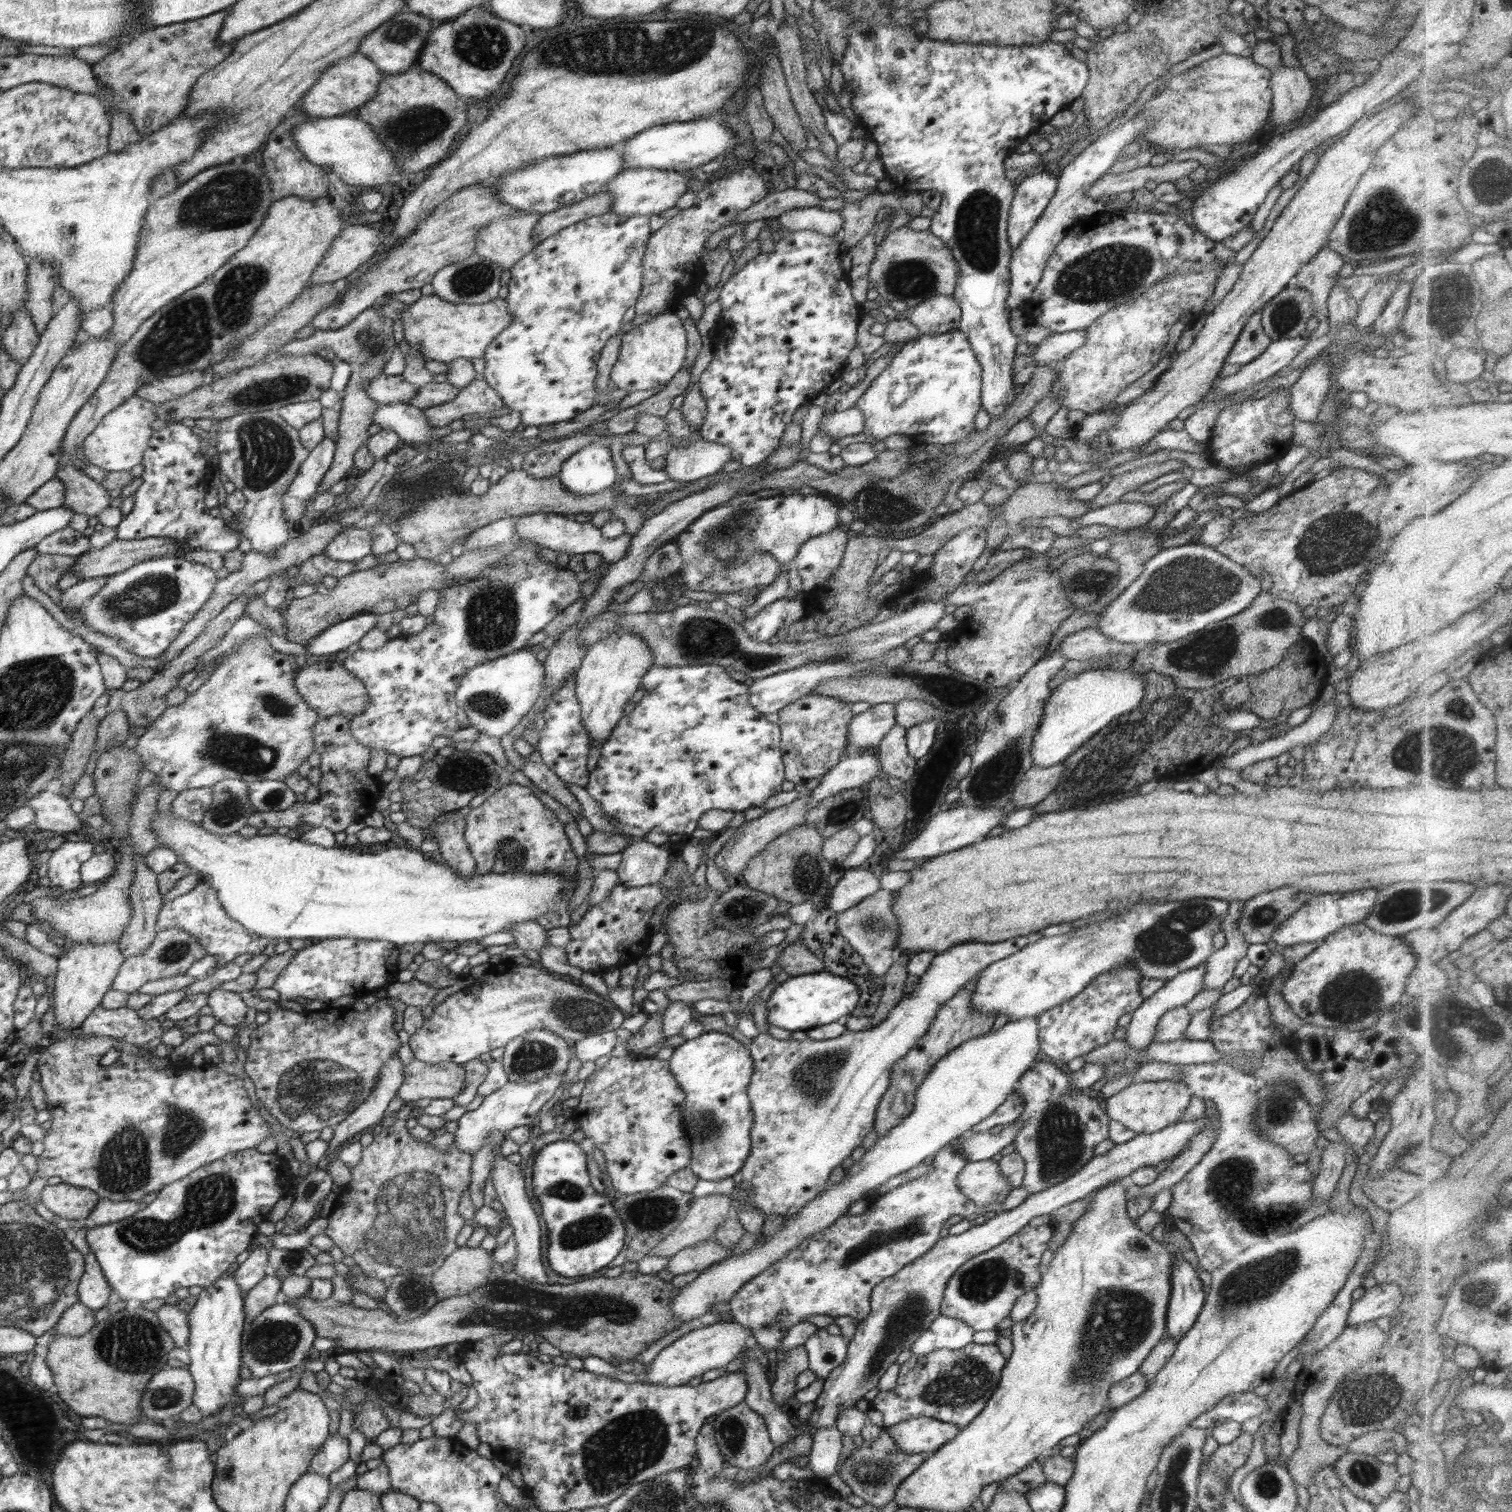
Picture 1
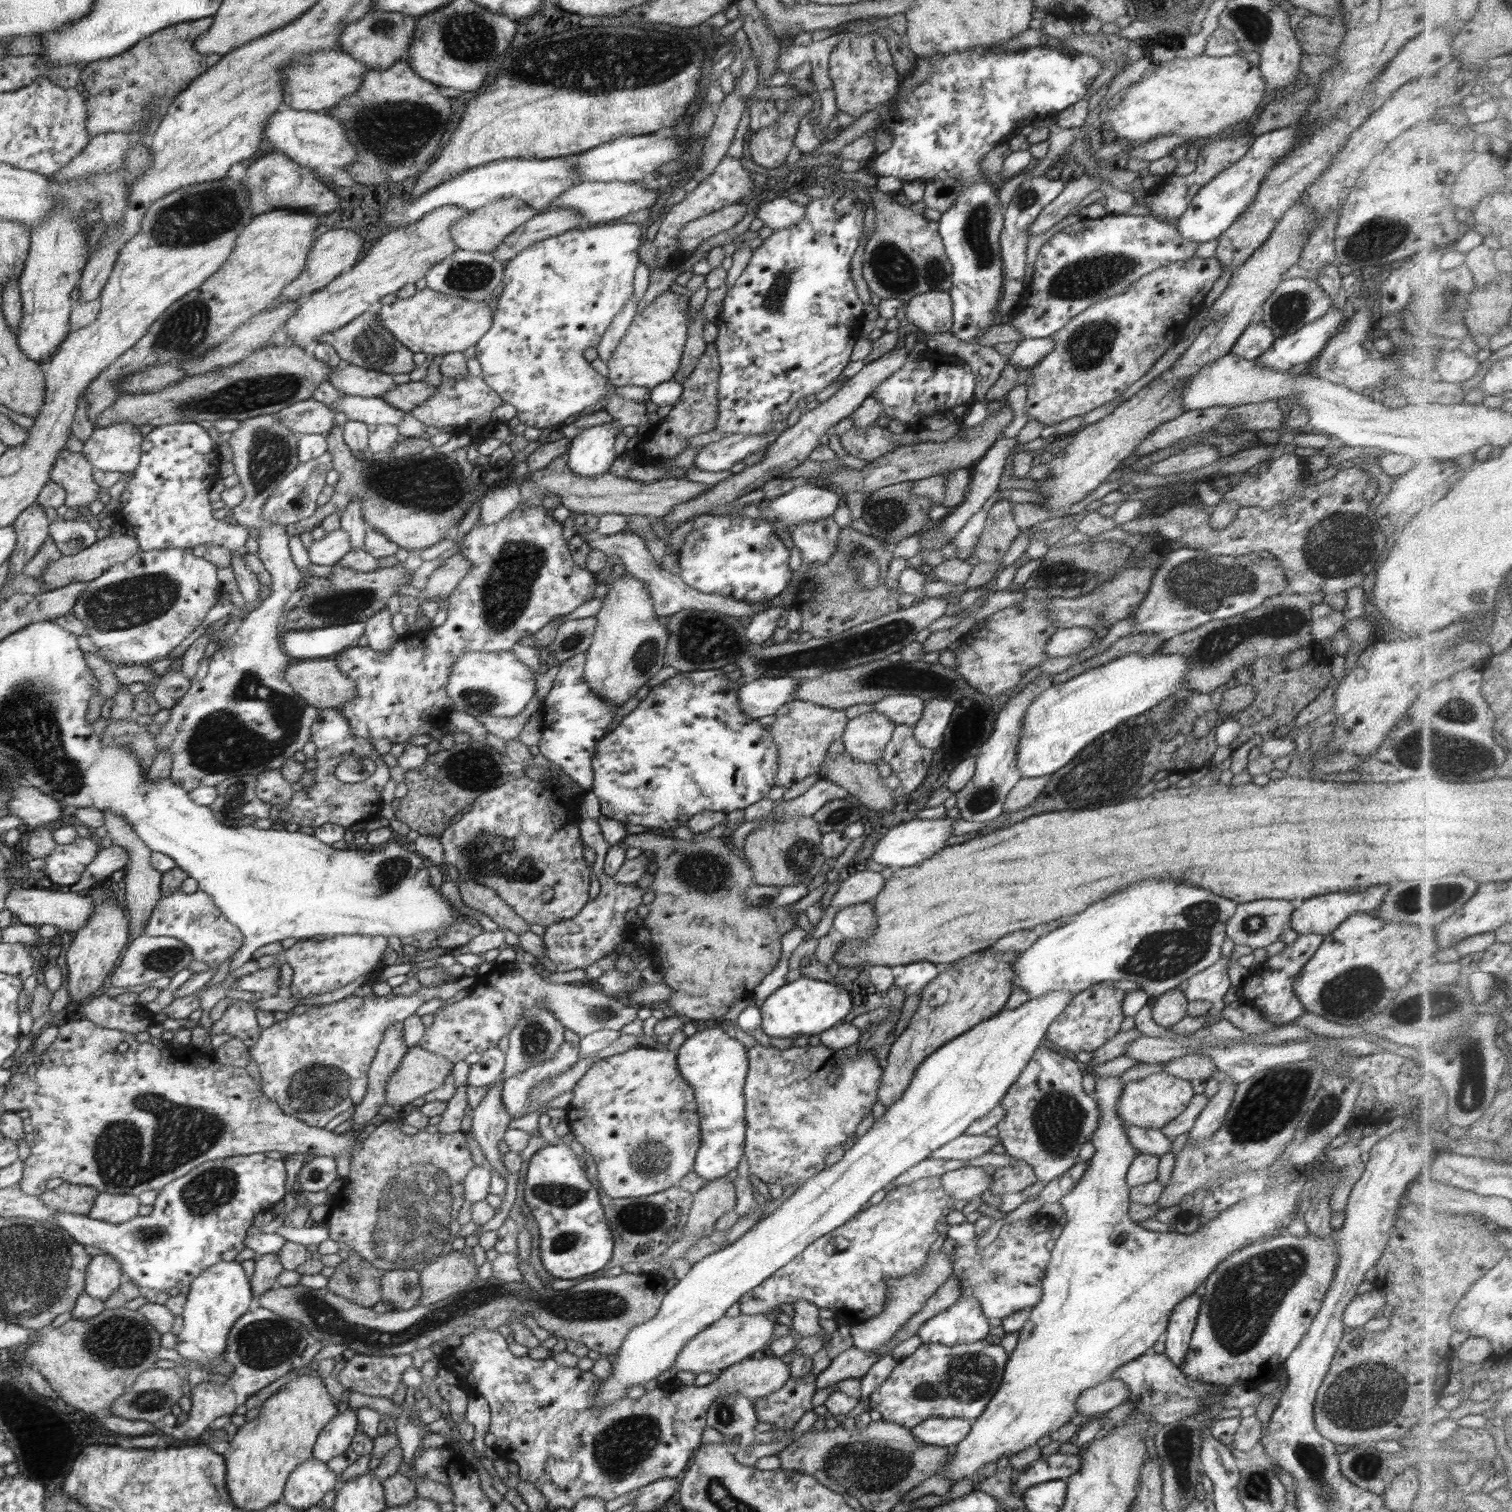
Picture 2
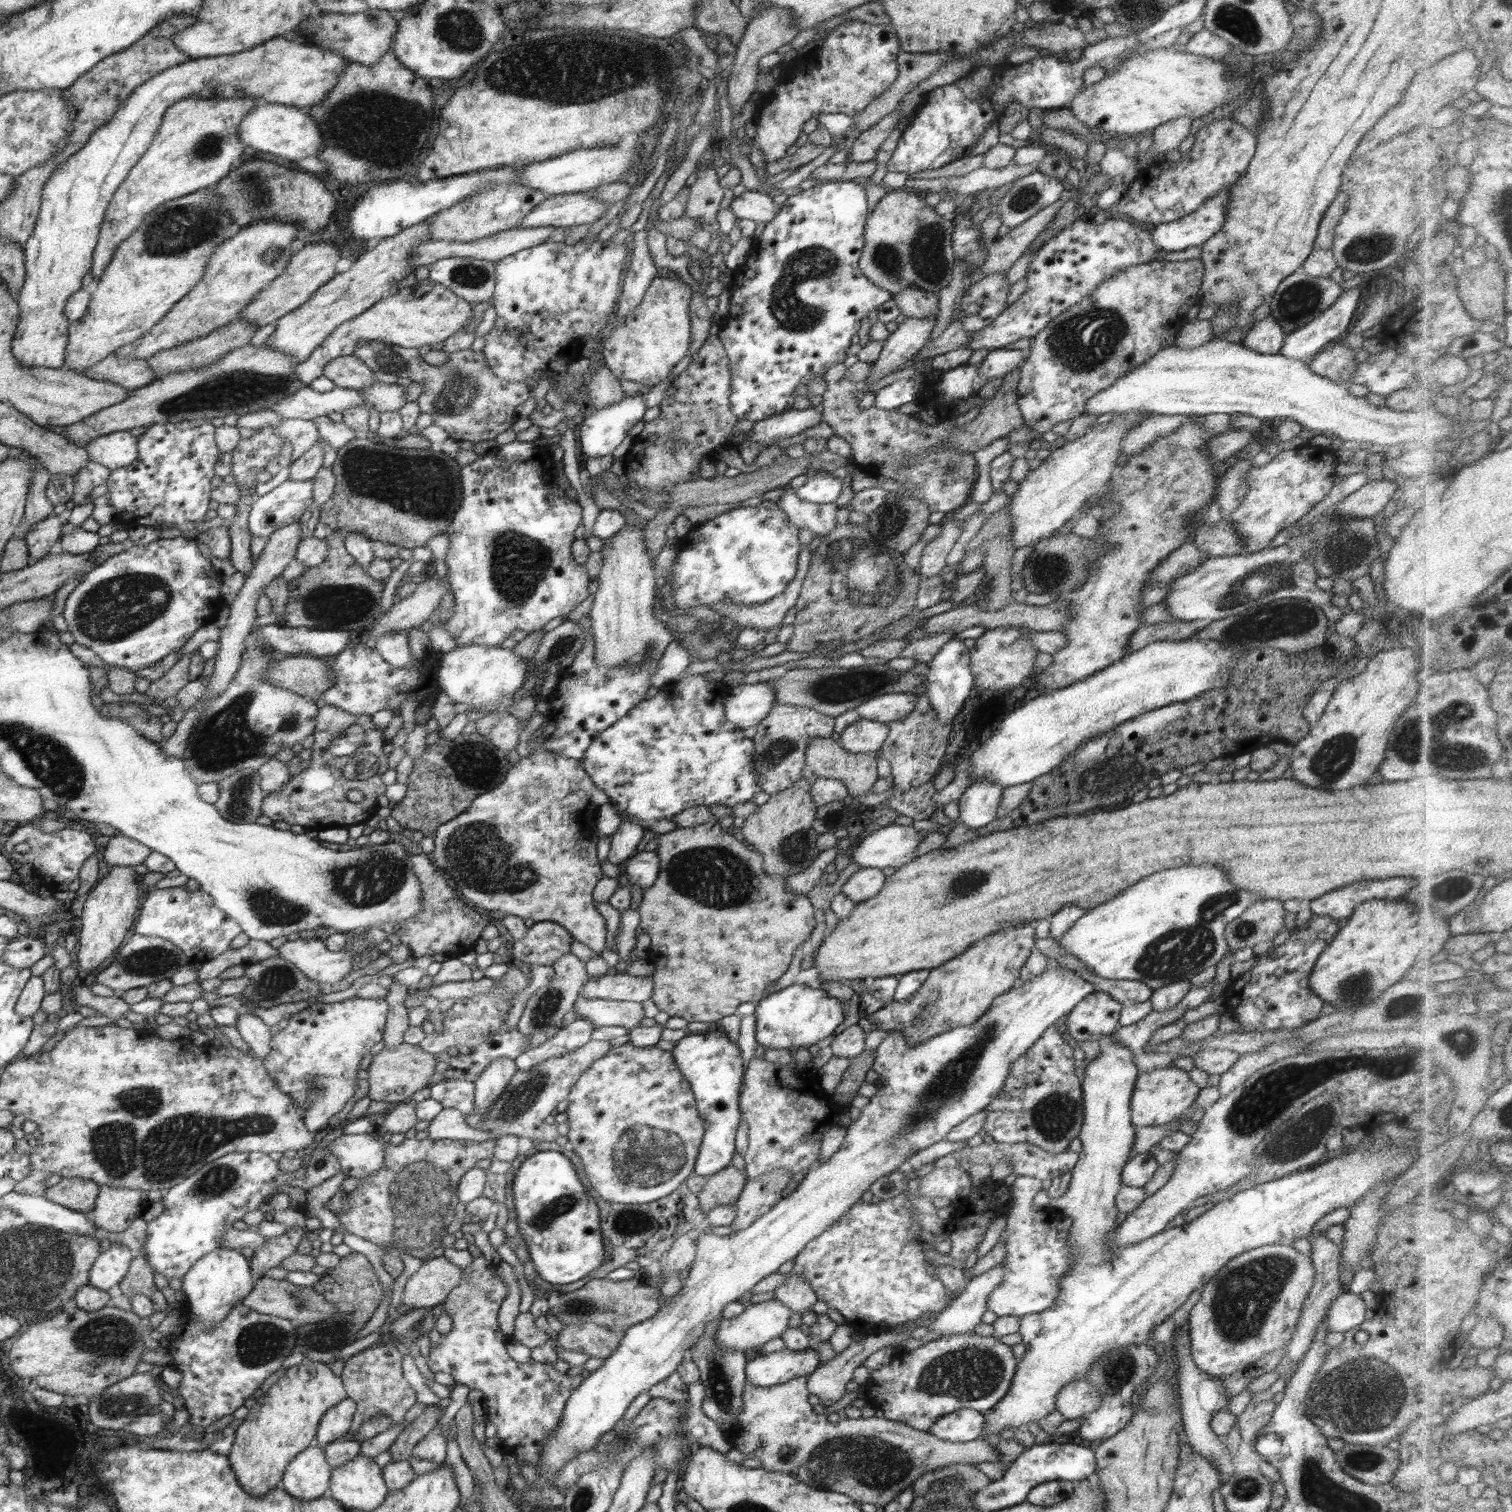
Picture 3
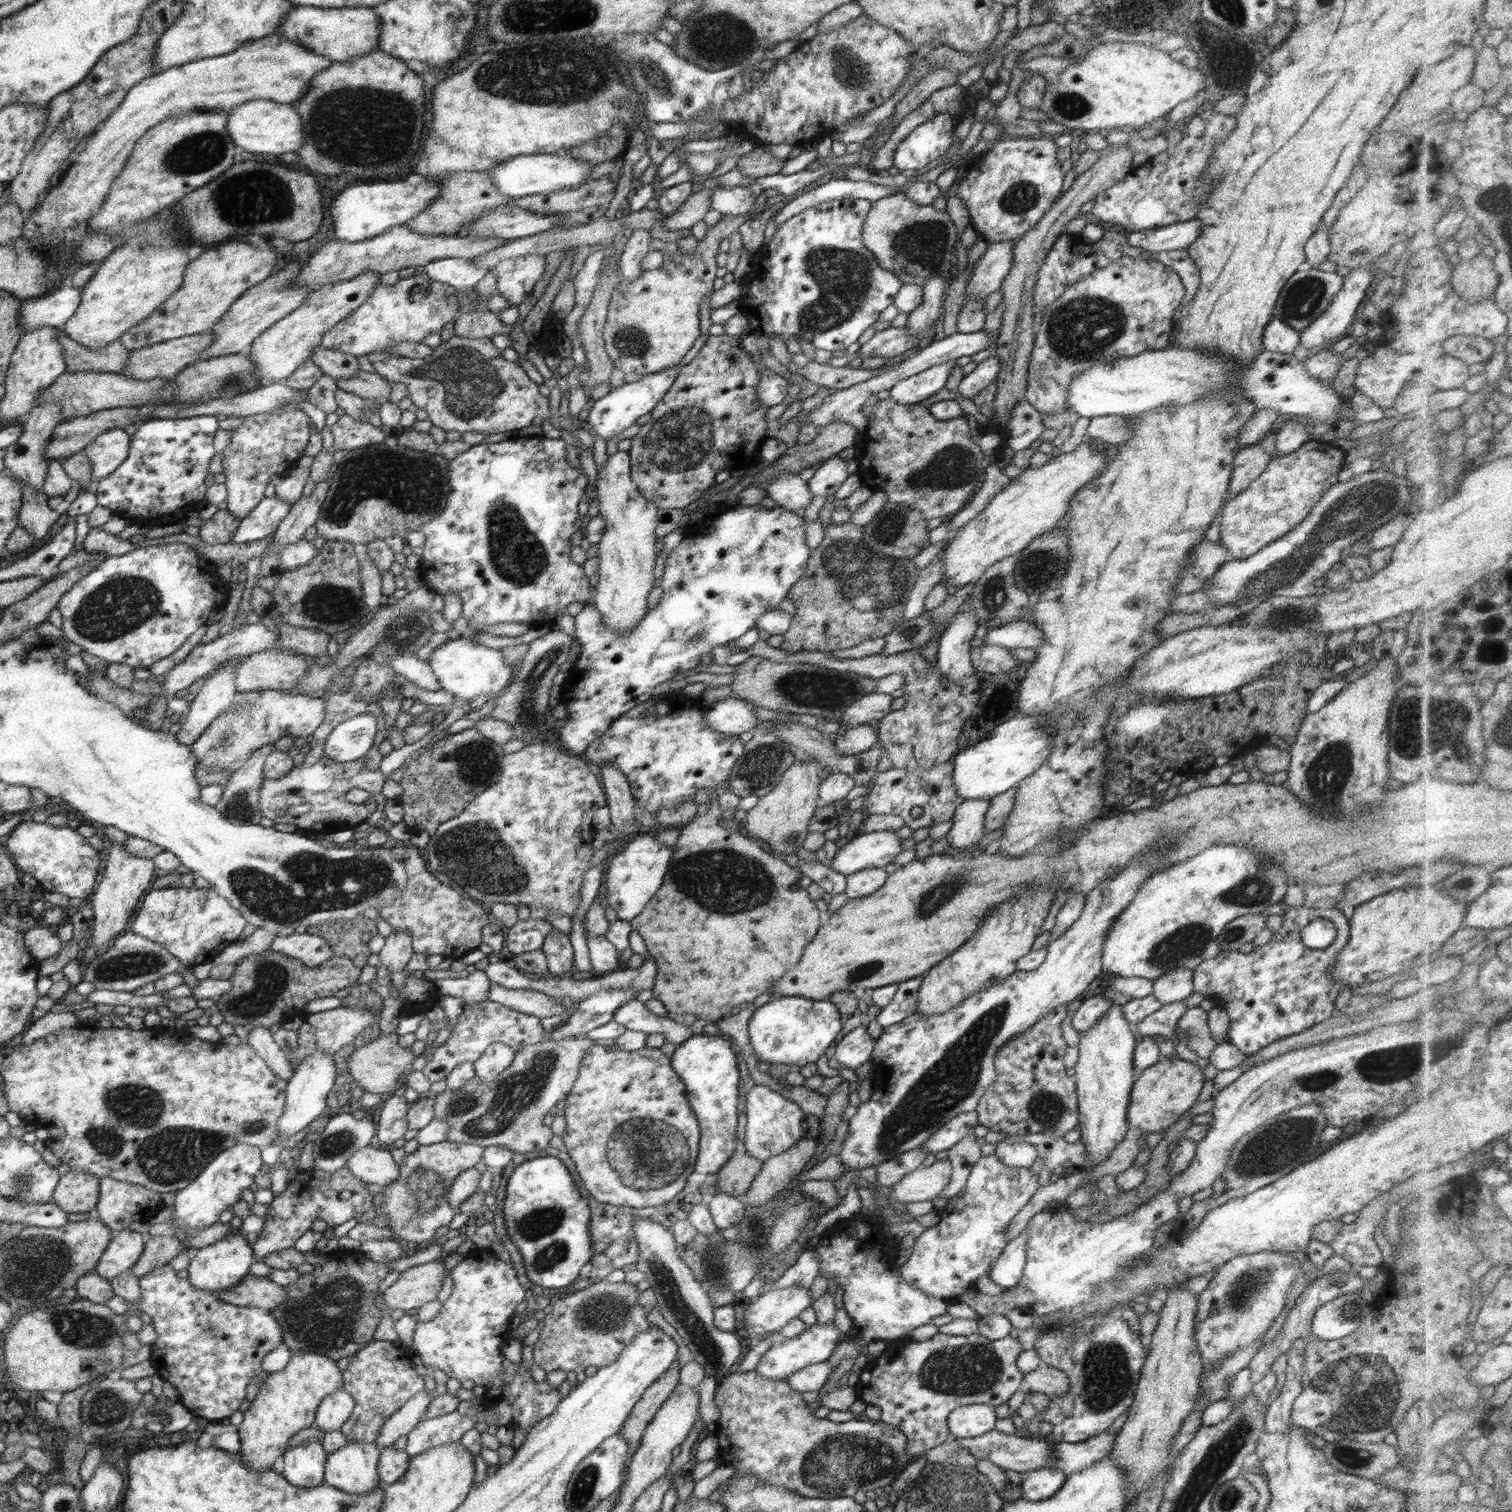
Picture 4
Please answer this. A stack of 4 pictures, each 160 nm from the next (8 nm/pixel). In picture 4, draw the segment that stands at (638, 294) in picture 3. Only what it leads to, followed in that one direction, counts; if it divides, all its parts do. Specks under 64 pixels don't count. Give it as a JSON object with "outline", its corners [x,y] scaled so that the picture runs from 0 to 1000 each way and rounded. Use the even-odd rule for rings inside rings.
{"outline":[[[425,151],[418,153],[418,155],[413,160],[413,165],[410,168],[409,181],[411,185],[418,187],[425,181],[425,171],[430,167],[431,159],[430,153]]]}

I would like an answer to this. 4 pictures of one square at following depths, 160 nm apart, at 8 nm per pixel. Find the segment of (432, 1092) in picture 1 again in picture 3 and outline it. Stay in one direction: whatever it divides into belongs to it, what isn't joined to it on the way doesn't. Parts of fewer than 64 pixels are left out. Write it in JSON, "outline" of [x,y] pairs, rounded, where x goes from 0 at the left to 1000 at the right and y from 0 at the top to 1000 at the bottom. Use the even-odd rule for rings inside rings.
{"outline":[[[266,689],[261,693],[253,693],[253,696],[248,696],[242,705],[241,712],[245,717],[243,725],[245,728],[251,729],[270,729],[275,721],[283,718],[287,710],[288,710],[288,700],[276,691]]]}

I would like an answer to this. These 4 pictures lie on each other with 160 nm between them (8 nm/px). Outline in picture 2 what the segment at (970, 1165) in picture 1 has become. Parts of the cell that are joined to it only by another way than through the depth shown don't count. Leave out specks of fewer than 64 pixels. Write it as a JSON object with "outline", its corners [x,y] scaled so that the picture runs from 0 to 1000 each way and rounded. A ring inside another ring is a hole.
{"outline":[[[646,771],[633,772],[622,779],[624,787],[636,796],[648,792],[652,787],[655,787],[657,780],[652,776],[652,772]]]}

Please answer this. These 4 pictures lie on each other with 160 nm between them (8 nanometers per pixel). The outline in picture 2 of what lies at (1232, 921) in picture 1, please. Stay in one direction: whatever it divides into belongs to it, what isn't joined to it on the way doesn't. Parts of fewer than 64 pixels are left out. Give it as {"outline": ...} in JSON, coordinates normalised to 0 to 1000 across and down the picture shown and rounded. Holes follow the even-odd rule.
{"outline":[[[807,634],[804,638],[785,648],[786,652],[783,654],[783,657],[786,662],[796,661],[802,663],[799,675],[796,679],[800,679],[808,673],[808,669],[811,665],[809,660],[816,651],[812,644],[812,635]]]}

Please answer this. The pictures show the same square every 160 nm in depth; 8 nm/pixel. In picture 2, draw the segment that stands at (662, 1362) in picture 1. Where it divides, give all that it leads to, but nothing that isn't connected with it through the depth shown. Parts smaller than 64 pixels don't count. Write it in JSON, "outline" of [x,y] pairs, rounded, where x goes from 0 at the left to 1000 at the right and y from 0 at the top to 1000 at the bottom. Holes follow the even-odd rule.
{"outline":[[[489,869],[487,871],[479,870],[451,891],[446,904],[448,906],[460,909],[478,907],[490,899],[496,898],[500,893],[505,892],[507,888],[511,885],[513,877],[512,872],[509,872],[507,869]]]}

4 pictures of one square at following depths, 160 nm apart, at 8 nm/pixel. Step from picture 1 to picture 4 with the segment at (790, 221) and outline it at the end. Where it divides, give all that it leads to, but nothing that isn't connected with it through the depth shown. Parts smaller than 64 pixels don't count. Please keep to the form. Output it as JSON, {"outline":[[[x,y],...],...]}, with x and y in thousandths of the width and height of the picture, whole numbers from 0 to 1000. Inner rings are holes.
{"outline":[[[473,124],[470,130],[470,138],[478,142],[491,143],[495,141],[500,135],[500,130],[495,124]]]}

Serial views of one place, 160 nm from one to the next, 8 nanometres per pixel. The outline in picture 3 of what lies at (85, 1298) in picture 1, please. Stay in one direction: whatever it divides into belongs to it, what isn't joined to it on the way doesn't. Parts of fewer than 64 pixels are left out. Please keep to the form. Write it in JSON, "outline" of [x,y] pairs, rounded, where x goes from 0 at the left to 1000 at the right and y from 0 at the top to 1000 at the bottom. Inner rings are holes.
{"outline":[[[74,822],[73,825],[65,831],[59,841],[59,849],[71,854],[74,851],[79,849],[87,837],[89,829],[81,822]]]}

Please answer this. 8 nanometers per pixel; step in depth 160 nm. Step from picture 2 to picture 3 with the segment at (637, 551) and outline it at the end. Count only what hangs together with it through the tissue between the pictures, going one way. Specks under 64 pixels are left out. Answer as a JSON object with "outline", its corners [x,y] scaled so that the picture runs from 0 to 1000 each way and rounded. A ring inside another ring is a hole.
{"outline":[[[535,359],[530,362],[527,370],[526,383],[522,385],[517,394],[513,394],[508,398],[499,400],[491,401],[483,398],[474,399],[474,401],[471,401],[470,403],[475,405],[476,407],[479,407],[479,409],[483,409],[489,417],[498,415],[509,417],[514,414],[517,414],[519,407],[527,399],[534,377],[536,374],[536,368],[537,364]]]}

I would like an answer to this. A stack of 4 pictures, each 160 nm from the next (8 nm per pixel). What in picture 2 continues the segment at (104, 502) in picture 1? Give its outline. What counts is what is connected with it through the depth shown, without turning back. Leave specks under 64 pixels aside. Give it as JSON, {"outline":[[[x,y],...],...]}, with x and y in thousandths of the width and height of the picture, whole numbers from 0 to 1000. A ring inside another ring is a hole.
{"outline":[[[43,296],[34,312],[34,317],[44,325],[45,336],[58,335],[67,330],[67,323],[61,313],[63,311],[54,300],[46,299]]]}

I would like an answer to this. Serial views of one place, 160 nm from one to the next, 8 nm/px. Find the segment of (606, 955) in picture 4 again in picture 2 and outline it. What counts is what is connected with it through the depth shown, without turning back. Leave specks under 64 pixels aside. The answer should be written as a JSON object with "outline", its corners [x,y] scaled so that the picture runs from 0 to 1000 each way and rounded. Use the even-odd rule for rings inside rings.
{"outline":[[[364,505],[360,515],[347,513],[318,525],[313,530],[312,536],[302,540],[291,552],[294,563],[293,569],[297,571],[299,577],[304,577],[306,580],[311,580],[316,585],[327,588],[349,611],[360,613],[380,608],[390,595],[390,574],[385,566],[382,537],[380,532],[385,529],[390,521],[384,520],[383,524],[377,525],[372,520],[368,520],[368,522],[366,520],[361,520],[369,519],[369,507]]]}

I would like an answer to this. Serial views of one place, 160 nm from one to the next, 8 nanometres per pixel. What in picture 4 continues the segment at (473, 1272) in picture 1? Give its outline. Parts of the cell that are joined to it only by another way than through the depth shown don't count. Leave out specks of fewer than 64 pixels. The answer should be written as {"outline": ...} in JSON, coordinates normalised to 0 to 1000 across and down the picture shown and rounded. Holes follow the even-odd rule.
{"outline":[[[293,833],[274,837],[265,842],[264,845],[255,853],[253,859],[258,867],[278,865],[282,861],[288,860],[292,853],[292,847],[295,844]]]}

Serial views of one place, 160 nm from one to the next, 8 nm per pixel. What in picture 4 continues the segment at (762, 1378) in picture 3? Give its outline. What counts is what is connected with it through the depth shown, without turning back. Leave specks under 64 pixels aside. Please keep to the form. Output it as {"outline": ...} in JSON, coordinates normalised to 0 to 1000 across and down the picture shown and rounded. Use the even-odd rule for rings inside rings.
{"outline":[[[551,874],[534,876],[534,879],[526,885],[521,886],[514,885],[513,888],[504,897],[499,907],[508,913],[519,913],[519,911],[524,910],[526,907],[530,906],[536,902],[548,900],[554,890],[553,887],[558,884],[558,882],[554,880]]]}

